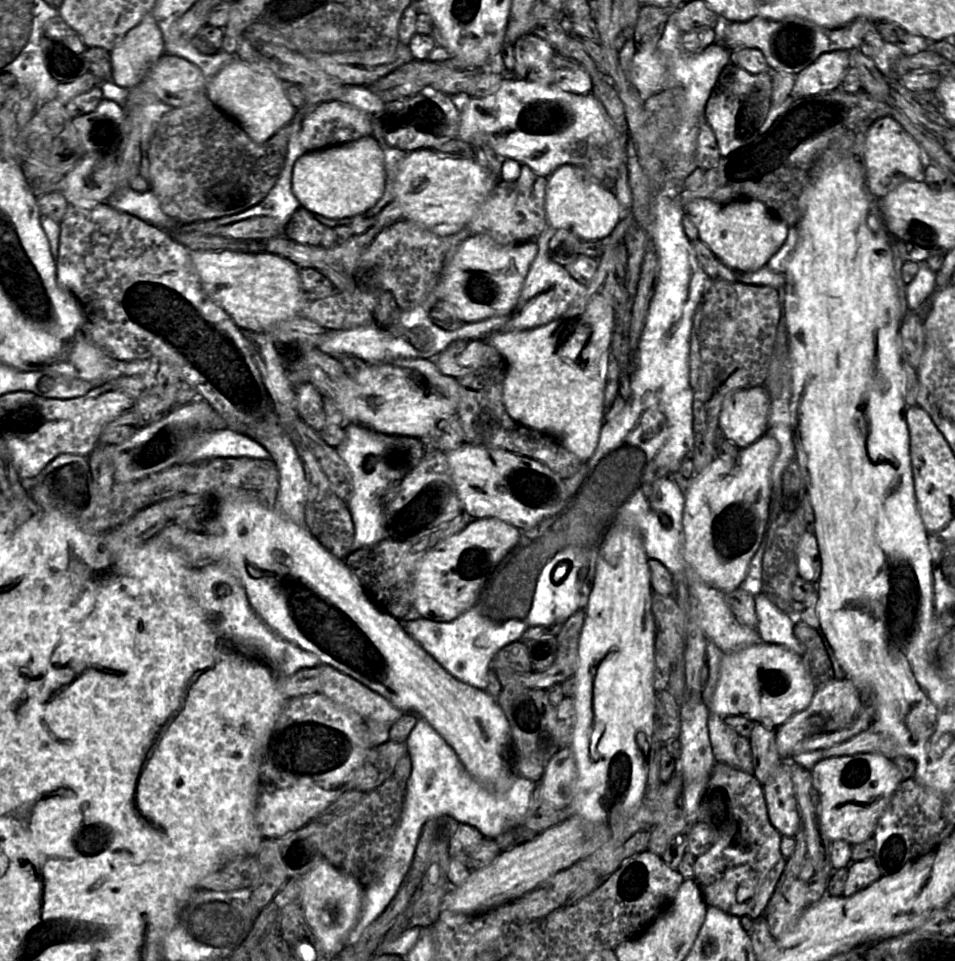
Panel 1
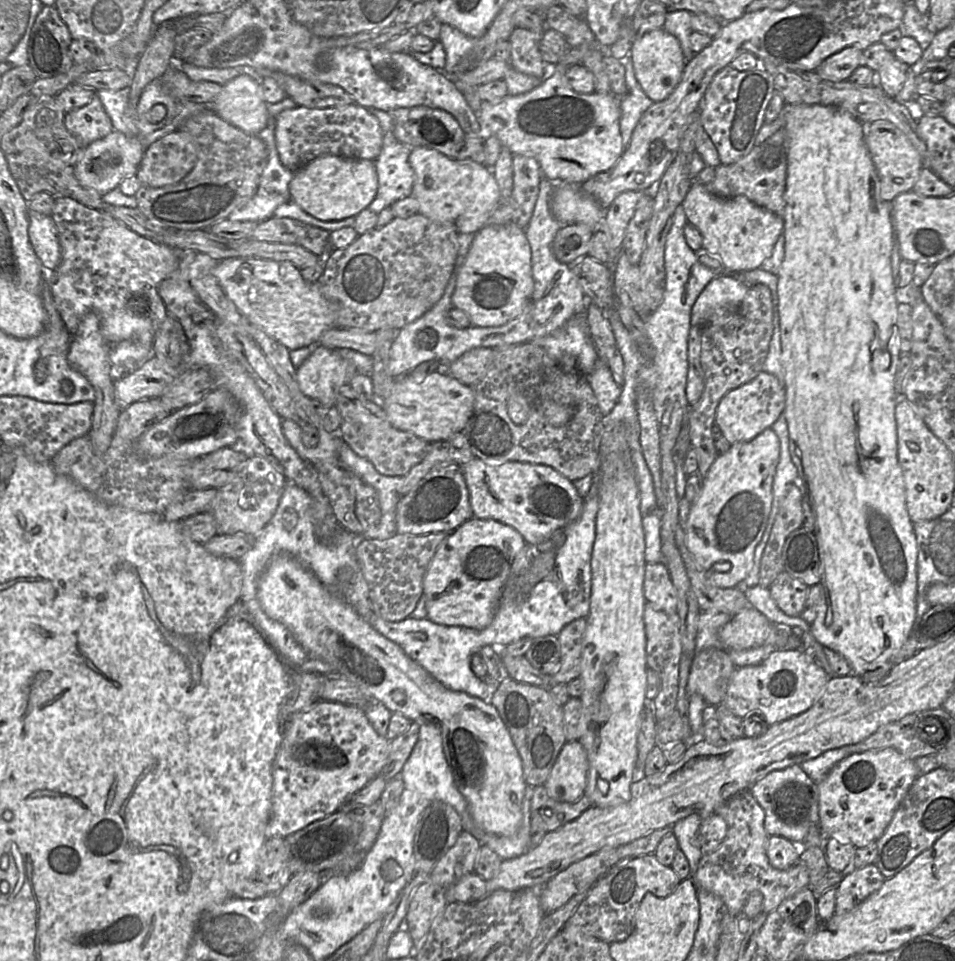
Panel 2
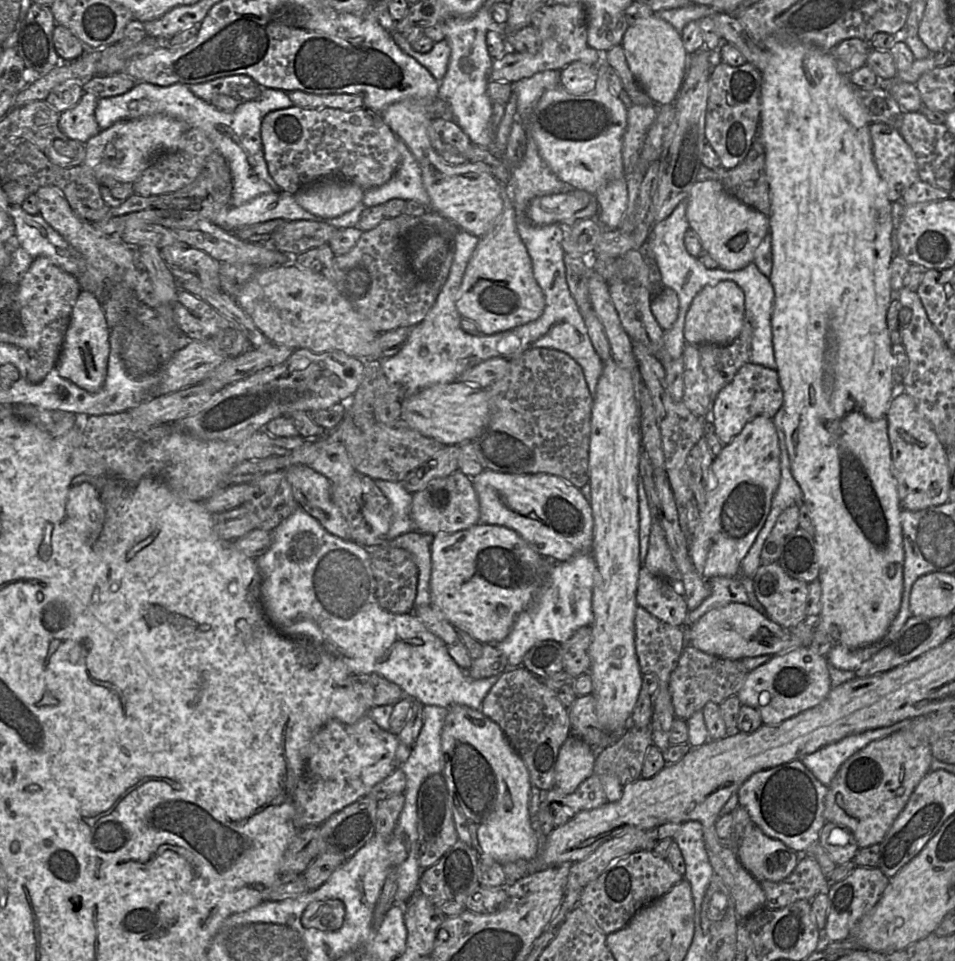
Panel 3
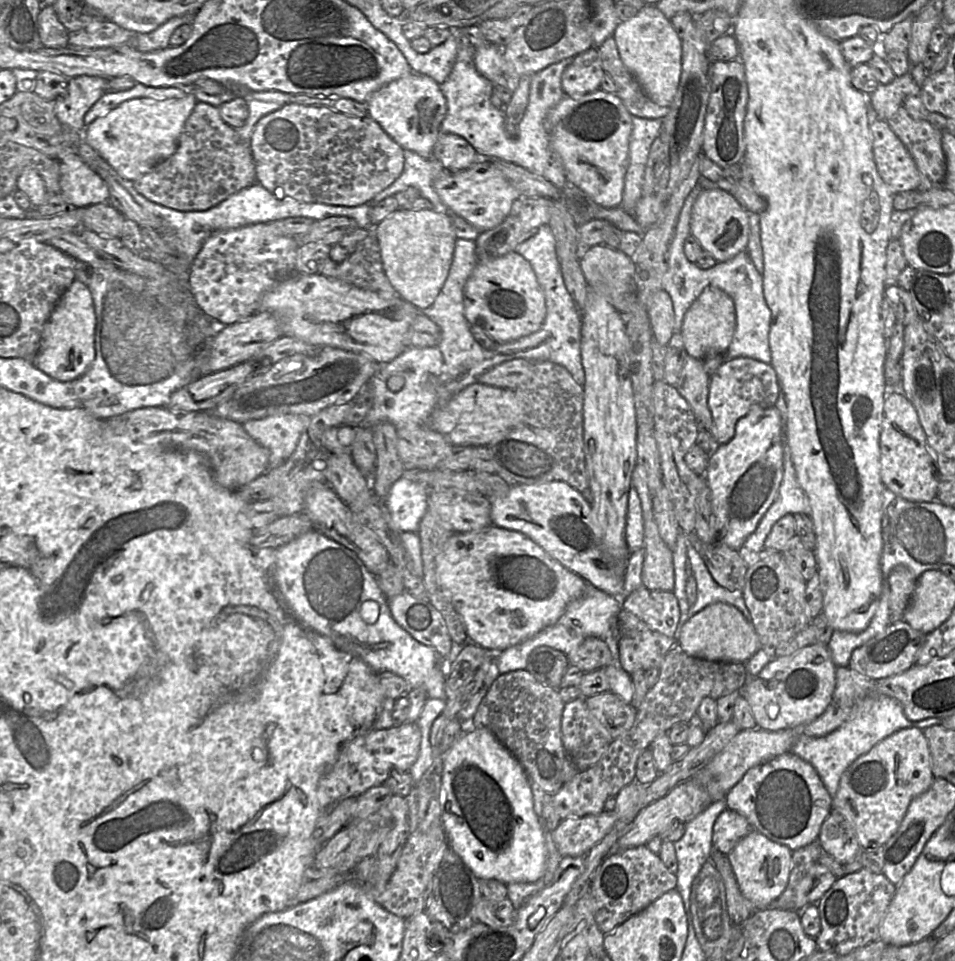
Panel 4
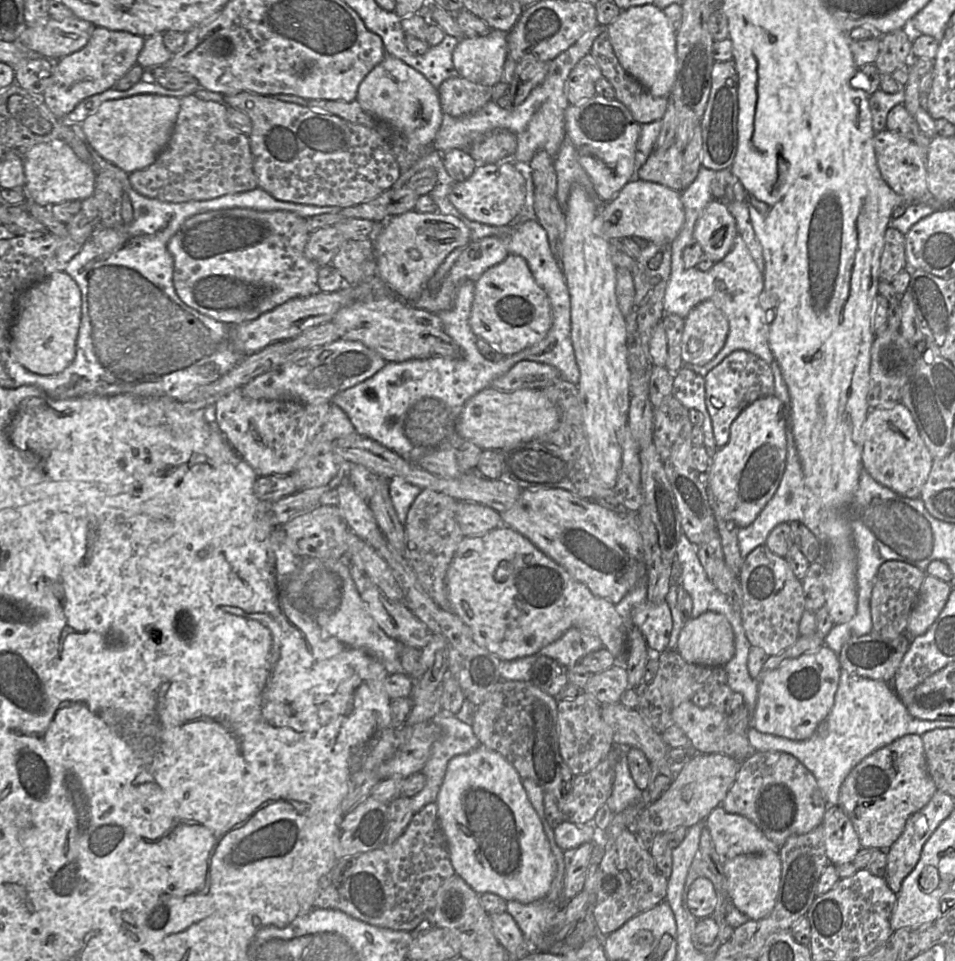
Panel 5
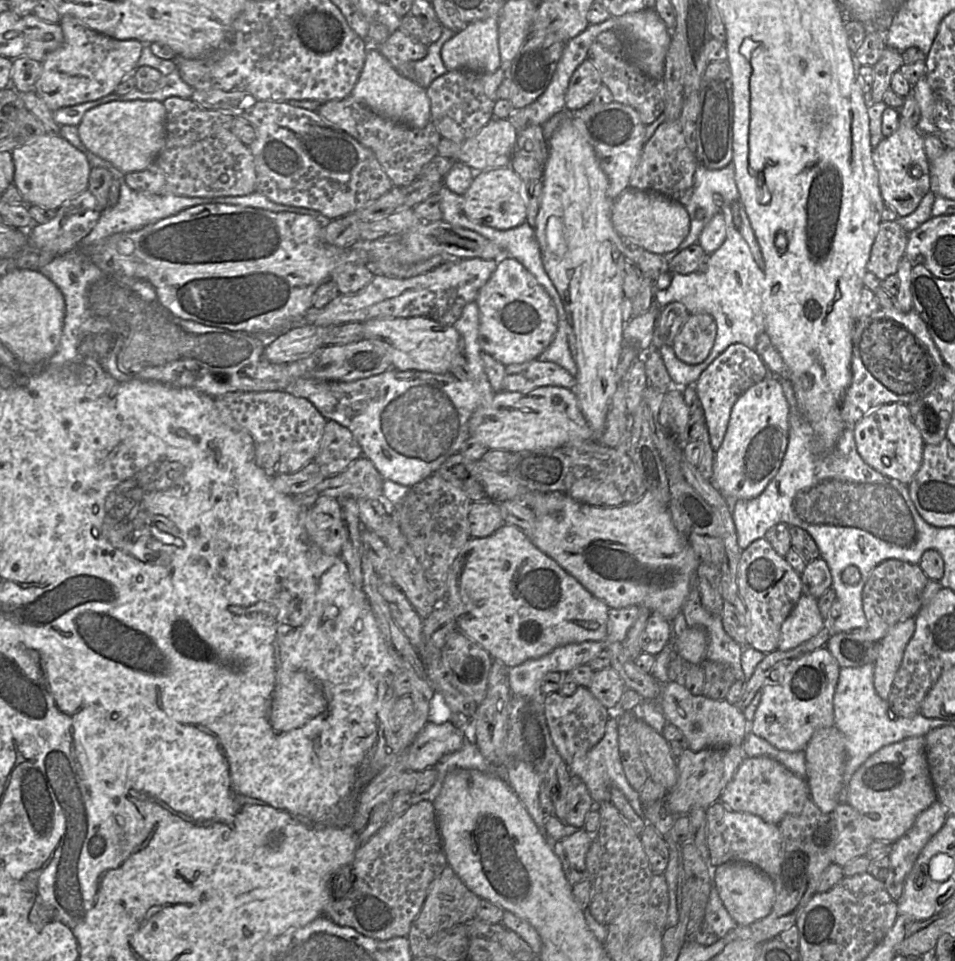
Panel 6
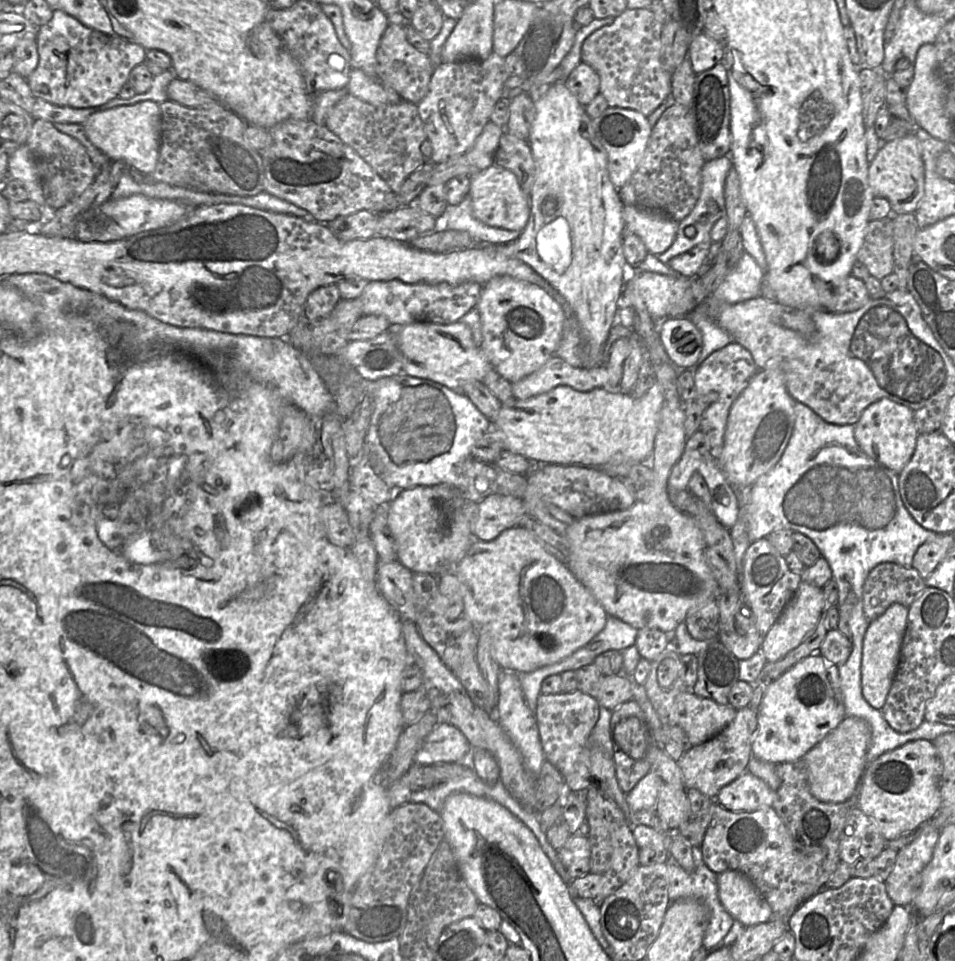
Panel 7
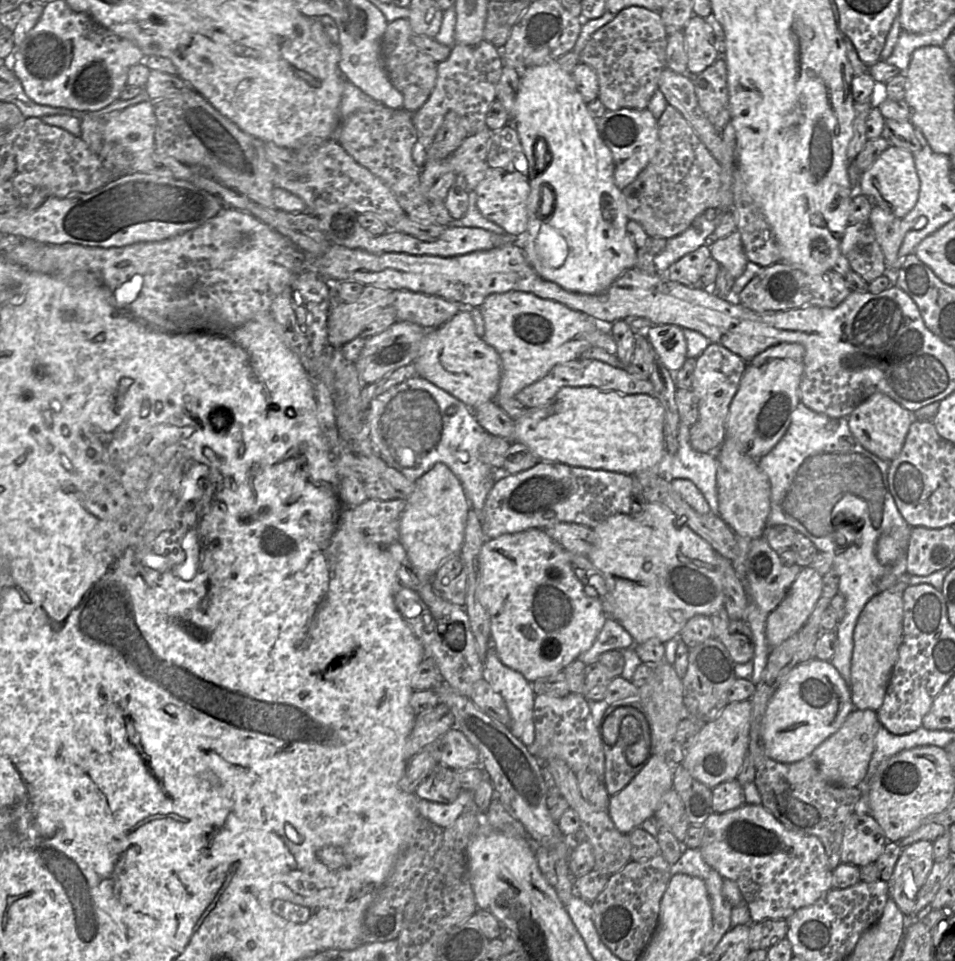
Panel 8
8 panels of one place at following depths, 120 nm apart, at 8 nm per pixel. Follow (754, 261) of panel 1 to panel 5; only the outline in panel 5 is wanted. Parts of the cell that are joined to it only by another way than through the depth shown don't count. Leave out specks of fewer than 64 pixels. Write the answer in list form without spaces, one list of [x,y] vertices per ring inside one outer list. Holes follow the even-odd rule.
[[[712,199],[698,218],[693,237],[714,263],[722,260],[738,235],[734,216],[725,202]]]

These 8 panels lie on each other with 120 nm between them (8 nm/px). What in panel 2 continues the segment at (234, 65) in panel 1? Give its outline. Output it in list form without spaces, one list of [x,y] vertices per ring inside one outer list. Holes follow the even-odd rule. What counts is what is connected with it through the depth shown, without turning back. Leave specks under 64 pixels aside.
[[[244,74],[224,84],[220,94],[210,104],[210,107],[223,120],[251,136],[257,136],[266,127],[268,122],[267,105],[262,98],[259,80]]]

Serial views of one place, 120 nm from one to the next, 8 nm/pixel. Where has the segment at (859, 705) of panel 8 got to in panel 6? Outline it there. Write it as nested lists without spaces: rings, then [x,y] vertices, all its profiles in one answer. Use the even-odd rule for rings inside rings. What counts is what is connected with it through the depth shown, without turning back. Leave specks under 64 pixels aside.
[[[914,618],[893,626],[878,642],[874,665],[874,687],[880,698],[888,700],[895,675],[901,665],[904,650],[915,631]]]

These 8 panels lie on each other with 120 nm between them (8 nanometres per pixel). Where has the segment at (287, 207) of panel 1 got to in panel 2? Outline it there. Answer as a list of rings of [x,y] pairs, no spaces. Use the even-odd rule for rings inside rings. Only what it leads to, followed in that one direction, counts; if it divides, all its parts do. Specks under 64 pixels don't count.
[[[286,97],[278,103],[267,105],[268,122],[266,127],[257,135],[265,143],[268,150],[268,161],[261,175],[259,186],[255,195],[243,206],[235,209],[227,218],[232,221],[253,221],[261,222],[274,216],[274,211],[280,205],[291,200],[290,197],[290,181],[293,176],[293,171],[286,168],[280,161],[278,150],[276,147],[275,136],[273,135],[276,128],[277,116],[286,109],[297,107],[297,103],[290,98]]]

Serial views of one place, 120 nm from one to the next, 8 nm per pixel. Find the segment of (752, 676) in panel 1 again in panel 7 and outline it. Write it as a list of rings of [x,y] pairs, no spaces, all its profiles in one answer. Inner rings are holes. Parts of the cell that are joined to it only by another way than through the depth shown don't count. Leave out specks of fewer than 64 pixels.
[[[818,653],[811,654],[767,685],[757,710],[757,729],[751,745],[752,755],[758,760],[775,765],[803,760],[804,755],[836,728],[844,717],[838,666],[828,662]]]

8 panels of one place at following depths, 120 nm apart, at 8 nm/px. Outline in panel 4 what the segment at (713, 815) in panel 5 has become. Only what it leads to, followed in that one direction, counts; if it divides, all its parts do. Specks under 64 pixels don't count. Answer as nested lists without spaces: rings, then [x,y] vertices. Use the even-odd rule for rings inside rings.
[[[726,809],[717,817],[712,833],[714,849],[727,856],[753,828],[744,816]]]

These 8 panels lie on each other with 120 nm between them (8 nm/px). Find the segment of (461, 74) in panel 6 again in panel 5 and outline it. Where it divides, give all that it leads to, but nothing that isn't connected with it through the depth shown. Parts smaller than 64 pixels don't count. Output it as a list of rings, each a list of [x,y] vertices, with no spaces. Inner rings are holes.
[[[461,76],[446,79],[437,89],[443,114],[463,117],[477,112],[492,100],[492,87]]]

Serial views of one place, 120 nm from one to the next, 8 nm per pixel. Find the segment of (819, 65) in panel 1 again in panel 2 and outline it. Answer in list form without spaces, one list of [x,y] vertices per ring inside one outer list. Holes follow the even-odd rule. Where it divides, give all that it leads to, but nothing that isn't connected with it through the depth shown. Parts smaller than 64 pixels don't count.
[[[846,47],[825,59],[816,69],[819,76],[832,82],[847,81],[853,71],[863,65],[863,51]]]

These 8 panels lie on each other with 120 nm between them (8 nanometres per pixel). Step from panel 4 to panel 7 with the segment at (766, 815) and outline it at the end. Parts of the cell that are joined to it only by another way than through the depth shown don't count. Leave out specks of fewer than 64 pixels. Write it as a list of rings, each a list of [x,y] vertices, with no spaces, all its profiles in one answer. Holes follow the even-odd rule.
[[[745,771],[722,787],[714,800],[732,812],[753,812],[762,807],[772,807],[775,798],[775,790],[757,776]]]

